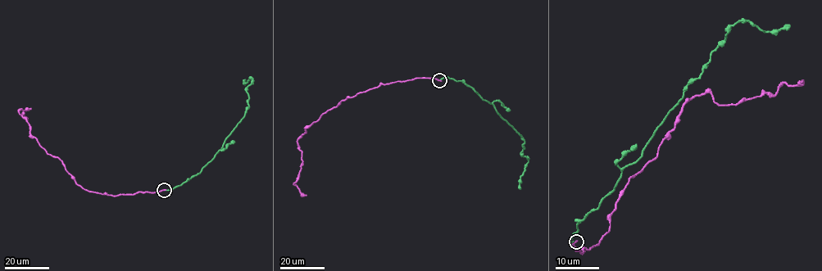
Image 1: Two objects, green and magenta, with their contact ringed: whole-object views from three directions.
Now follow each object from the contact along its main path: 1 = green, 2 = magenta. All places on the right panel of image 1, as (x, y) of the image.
1: (576, 241), (569, 242), (578, 224), (641, 155), (732, 26), (748, 20), (778, 31), (789, 24)
2: (576, 241), (581, 253), (597, 246), (620, 191), (657, 155), (692, 97), (737, 105), (802, 80)

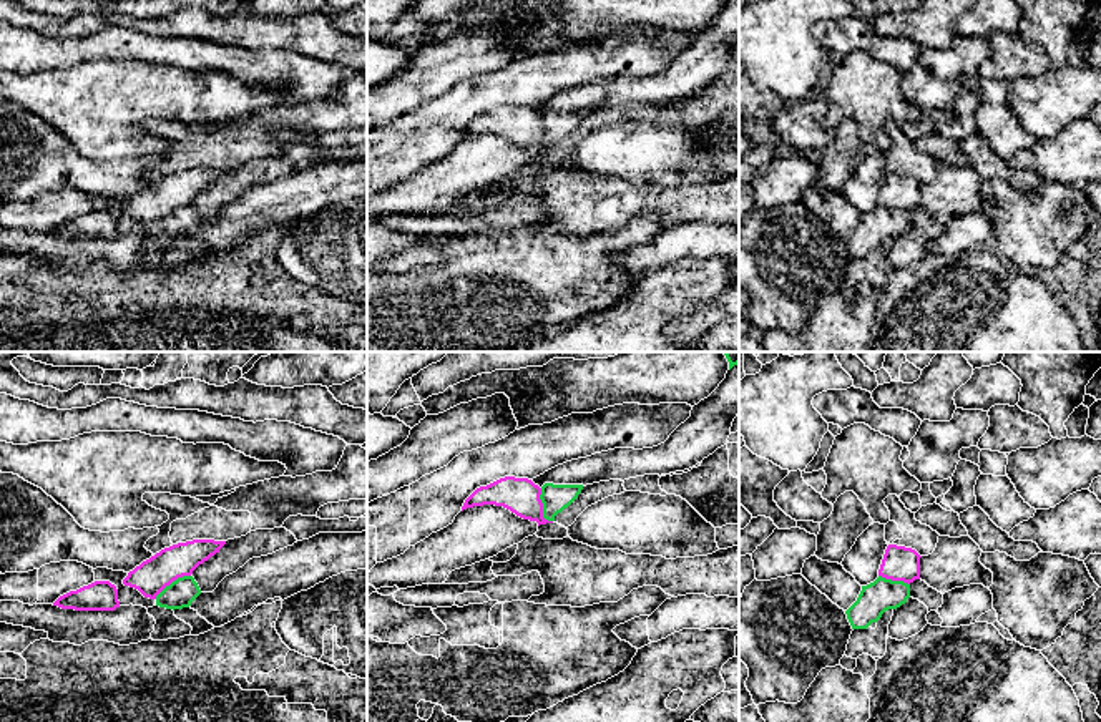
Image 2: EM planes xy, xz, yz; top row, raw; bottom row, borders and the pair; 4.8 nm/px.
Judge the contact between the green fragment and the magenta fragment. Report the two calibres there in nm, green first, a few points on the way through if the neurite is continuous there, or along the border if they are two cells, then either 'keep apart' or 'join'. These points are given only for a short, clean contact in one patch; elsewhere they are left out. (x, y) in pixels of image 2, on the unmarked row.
140 nm thick on the green side, 180 nm on the other; border along xz (540, 117), (542, 143), (552, 150); keep apart

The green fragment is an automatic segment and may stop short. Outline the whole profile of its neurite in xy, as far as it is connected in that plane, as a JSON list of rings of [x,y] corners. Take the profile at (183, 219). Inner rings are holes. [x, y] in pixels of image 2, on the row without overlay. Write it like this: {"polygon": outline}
{"polygon": [[[108,196],[93,198],[95,209],[110,209],[118,217],[120,234],[143,234],[143,236],[166,236],[183,237],[189,236],[191,231],[201,222],[201,217],[193,204],[183,204],[166,214],[154,227],[144,226],[138,217],[125,214],[123,207],[128,204],[125,199],[113,199]]]}

